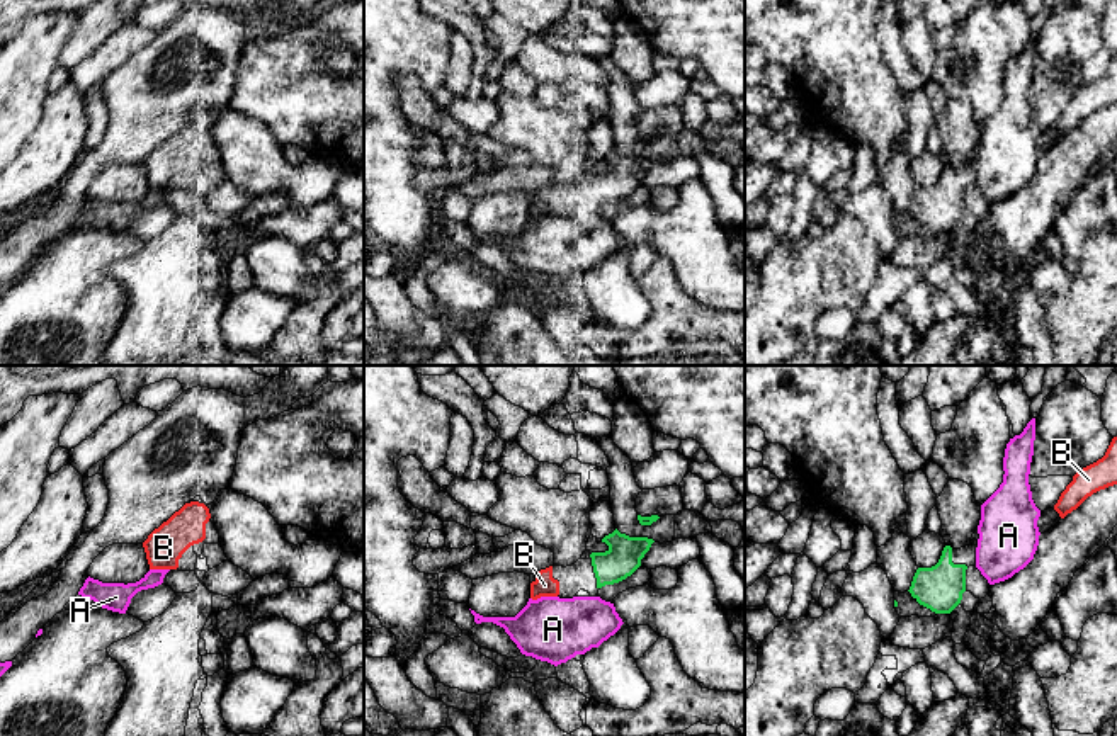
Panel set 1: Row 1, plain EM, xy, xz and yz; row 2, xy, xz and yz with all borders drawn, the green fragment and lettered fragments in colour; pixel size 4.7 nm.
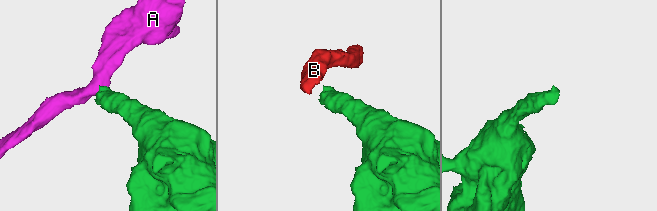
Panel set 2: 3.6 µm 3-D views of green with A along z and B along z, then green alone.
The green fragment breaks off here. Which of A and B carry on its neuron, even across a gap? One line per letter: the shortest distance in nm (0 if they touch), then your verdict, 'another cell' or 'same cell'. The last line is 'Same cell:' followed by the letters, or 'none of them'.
A: 50 nm apart; another cell
B: 170 nm apart; same cell
Same cell: B

